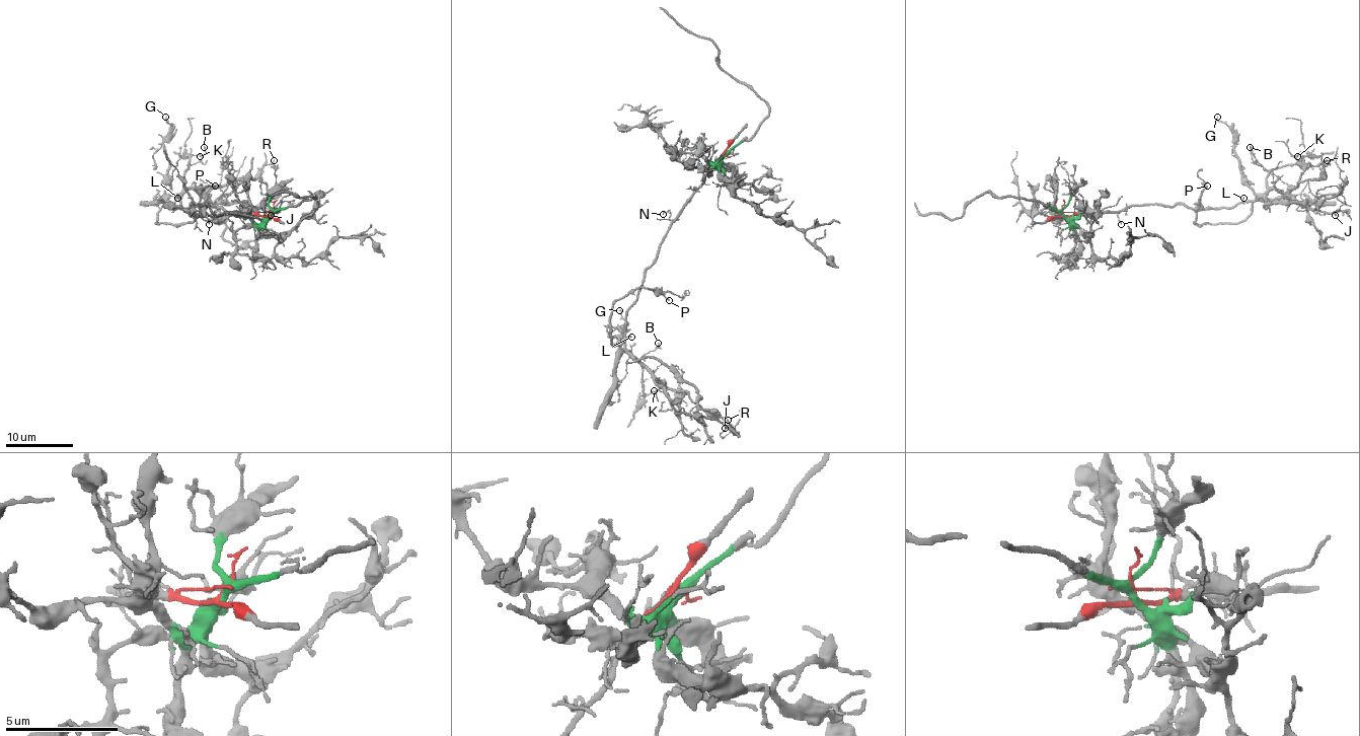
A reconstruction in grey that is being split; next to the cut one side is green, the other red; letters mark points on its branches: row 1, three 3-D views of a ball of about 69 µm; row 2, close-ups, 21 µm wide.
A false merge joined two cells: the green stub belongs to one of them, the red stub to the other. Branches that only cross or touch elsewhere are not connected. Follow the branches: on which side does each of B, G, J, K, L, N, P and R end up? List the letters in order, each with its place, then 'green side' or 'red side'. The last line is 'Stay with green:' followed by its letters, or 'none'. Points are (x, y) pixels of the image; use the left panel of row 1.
B: (204, 147) | red side
G: (165, 117) | red side
J: (271, 215) | red side
K: (200, 156) | red side
L: (177, 198) | red side
N: (209, 224) | red side
P: (215, 186) | red side
R: (274, 160) | red side
Stay with green: none

